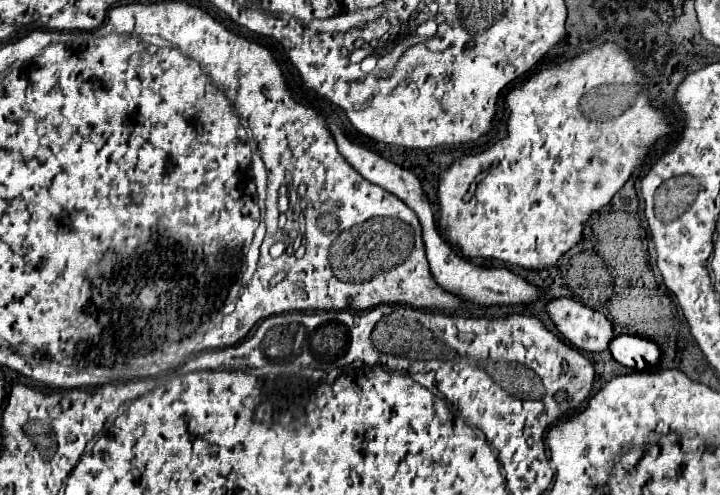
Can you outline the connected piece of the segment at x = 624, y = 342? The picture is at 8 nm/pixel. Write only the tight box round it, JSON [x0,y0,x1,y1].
[608,336,660,370]

